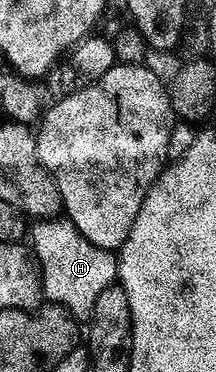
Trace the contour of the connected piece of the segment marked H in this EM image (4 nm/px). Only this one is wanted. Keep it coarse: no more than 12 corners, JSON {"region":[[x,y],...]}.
{"region":[[66,217],[29,240],[44,297],[88,317],[118,261]]}

